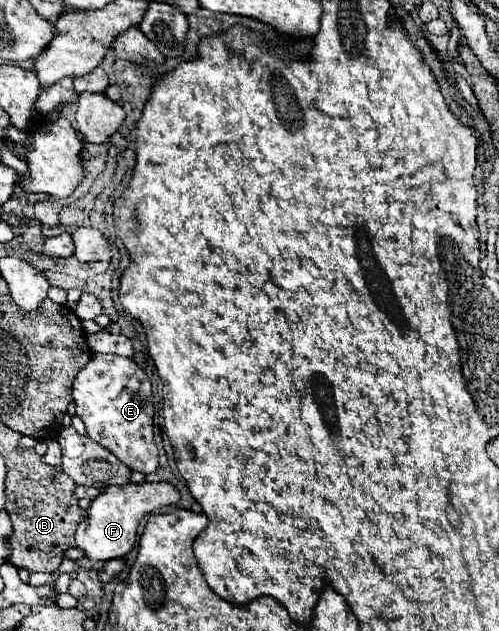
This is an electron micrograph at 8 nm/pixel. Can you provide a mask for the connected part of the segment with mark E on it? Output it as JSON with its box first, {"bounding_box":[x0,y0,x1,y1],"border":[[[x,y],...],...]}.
{"bounding_box":[72,353,158,471],"border":[[[94,353],[88,365],[74,379],[72,395],[76,401],[76,415],[84,421],[88,437],[112,449],[112,453],[116,453],[116,457],[132,471],[156,471],[158,449],[152,431],[154,405],[150,379],[130,357]]]}

